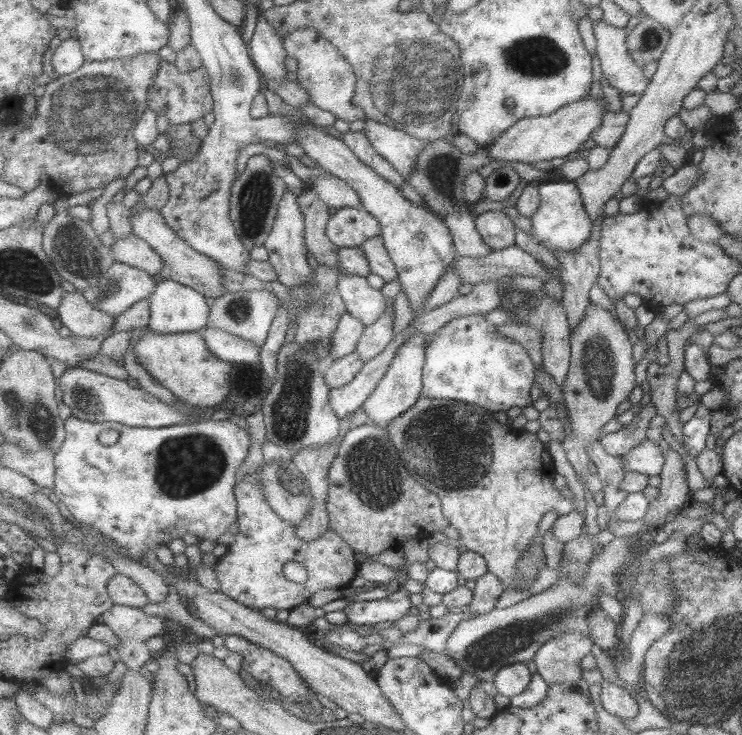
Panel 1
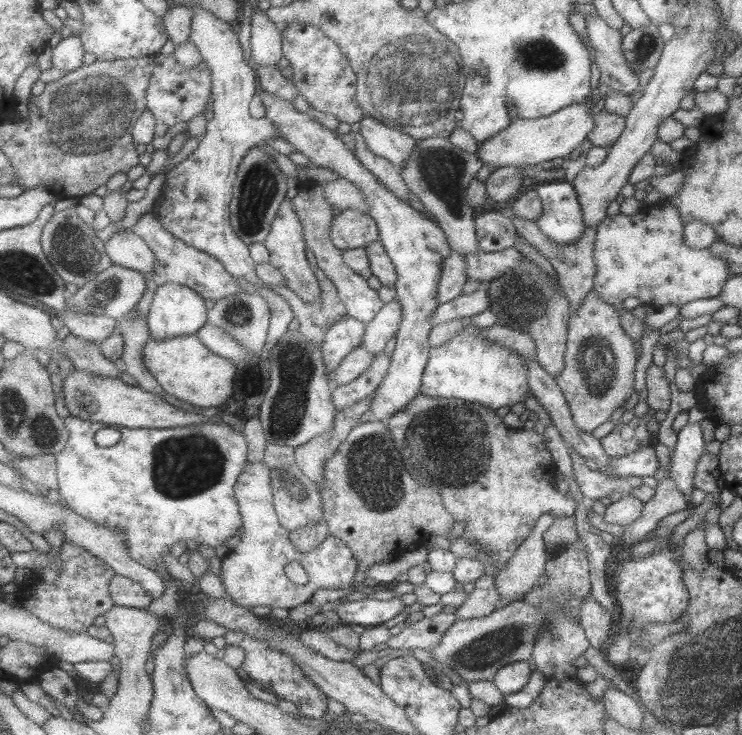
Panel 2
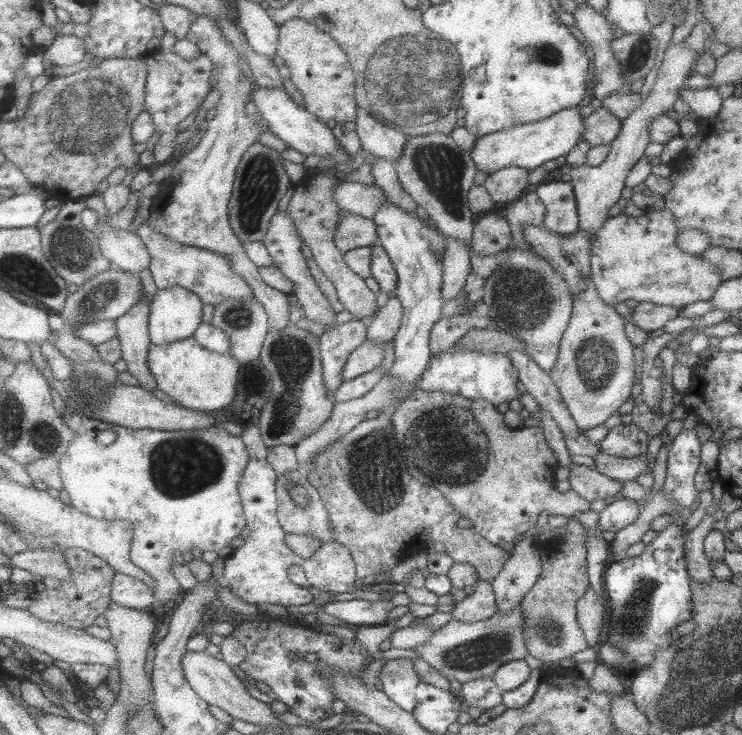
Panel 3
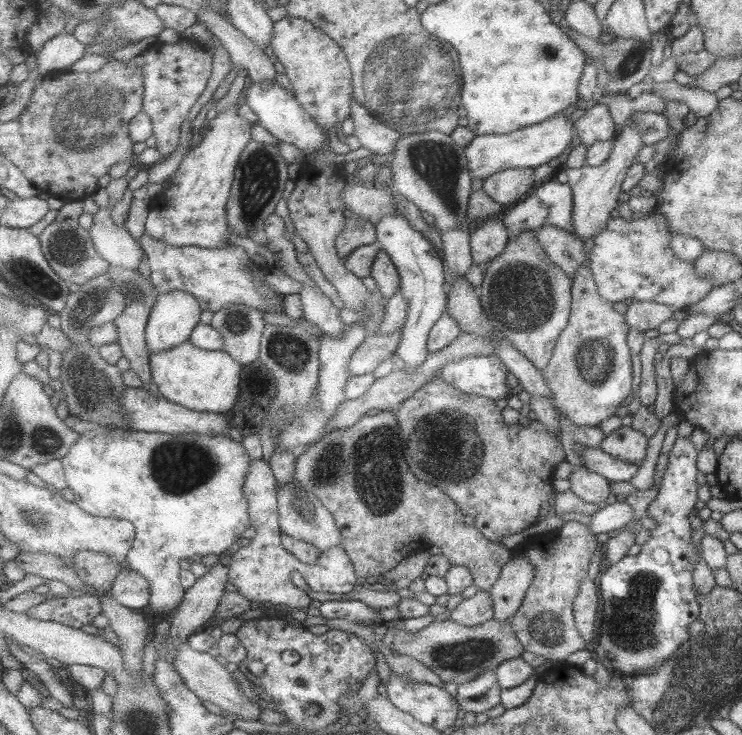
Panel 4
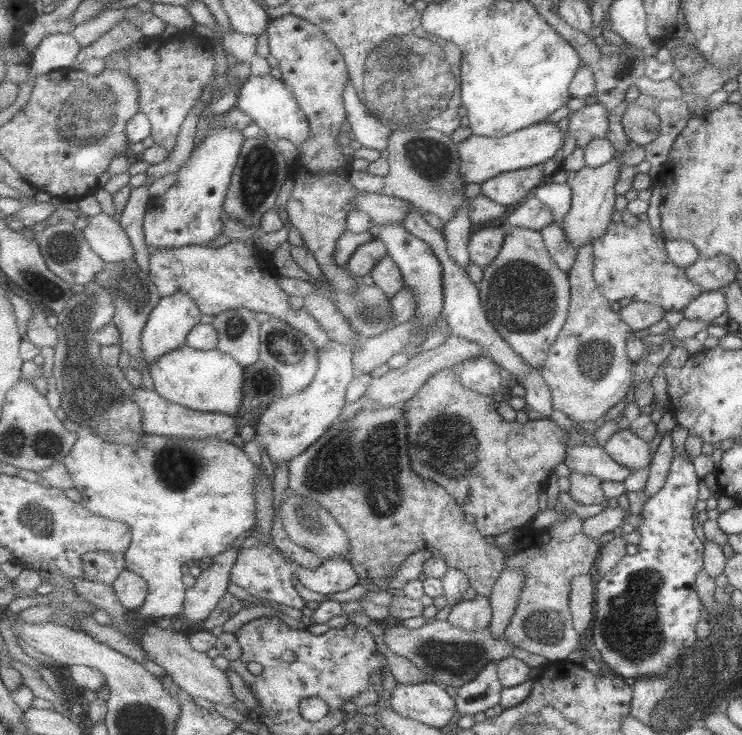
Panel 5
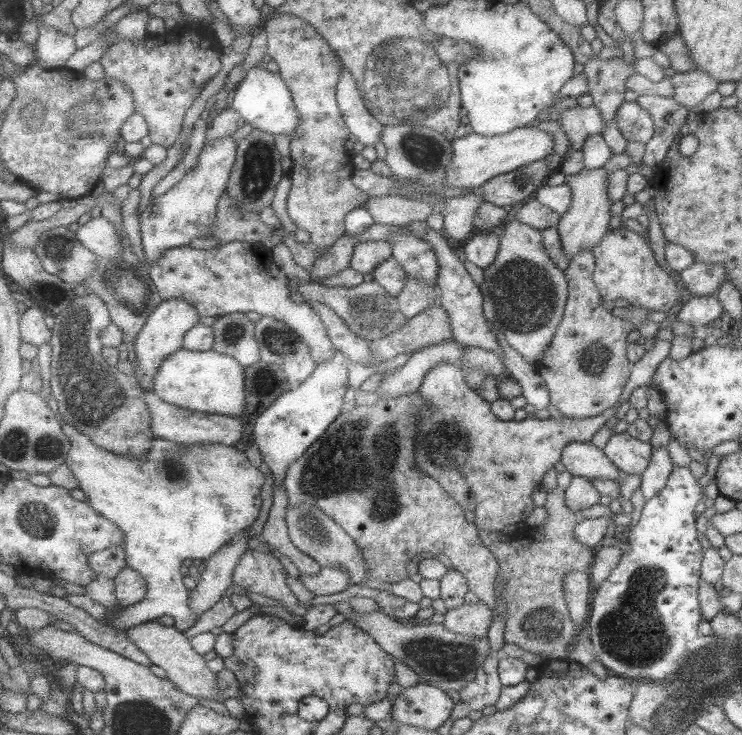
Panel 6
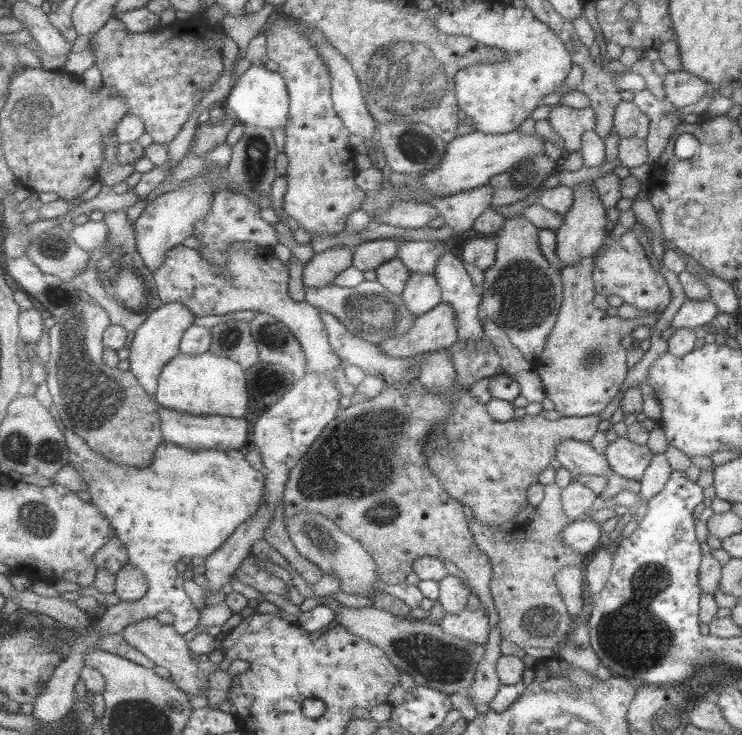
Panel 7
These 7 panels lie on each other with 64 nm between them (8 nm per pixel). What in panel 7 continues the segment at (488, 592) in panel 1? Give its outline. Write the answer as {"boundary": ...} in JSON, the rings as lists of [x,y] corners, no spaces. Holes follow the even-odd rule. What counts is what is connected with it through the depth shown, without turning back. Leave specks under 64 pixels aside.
{"boundary":[[[482,606],[476,611],[465,608],[459,614],[445,613],[439,625],[443,632],[471,644],[484,645],[488,641],[490,627],[487,625],[487,614],[483,613]]]}

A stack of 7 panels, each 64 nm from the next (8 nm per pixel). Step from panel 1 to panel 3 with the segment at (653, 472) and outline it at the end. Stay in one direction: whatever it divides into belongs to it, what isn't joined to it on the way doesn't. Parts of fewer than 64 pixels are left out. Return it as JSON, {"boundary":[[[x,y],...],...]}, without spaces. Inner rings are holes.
{"boundary":[[[599,451],[592,456],[597,472],[606,475],[607,478],[615,481],[634,480],[645,469],[651,469],[646,466],[646,454],[636,456],[635,458],[623,458],[615,455],[606,455]]]}

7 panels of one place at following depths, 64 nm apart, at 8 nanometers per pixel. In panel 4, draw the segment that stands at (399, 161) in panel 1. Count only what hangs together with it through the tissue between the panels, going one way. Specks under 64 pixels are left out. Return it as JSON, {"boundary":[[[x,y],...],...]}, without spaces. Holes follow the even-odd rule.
{"boundary":[[[353,96],[352,108],[351,119],[355,124],[353,134],[359,139],[361,145],[375,154],[391,157],[401,135],[398,129],[375,117],[374,113],[362,105],[356,96]]]}

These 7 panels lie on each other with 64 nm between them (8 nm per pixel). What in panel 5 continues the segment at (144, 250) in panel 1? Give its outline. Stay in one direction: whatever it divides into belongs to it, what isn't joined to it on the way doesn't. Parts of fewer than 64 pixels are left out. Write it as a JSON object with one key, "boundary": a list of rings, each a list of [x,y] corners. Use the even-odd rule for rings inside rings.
{"boundary":[[[102,212],[94,217],[90,217],[89,224],[83,229],[83,233],[87,236],[91,249],[100,254],[103,261],[107,264],[121,264],[127,262],[127,260],[135,260],[135,249],[131,245],[129,235],[121,227],[121,223],[113,217],[109,217],[109,215]]]}

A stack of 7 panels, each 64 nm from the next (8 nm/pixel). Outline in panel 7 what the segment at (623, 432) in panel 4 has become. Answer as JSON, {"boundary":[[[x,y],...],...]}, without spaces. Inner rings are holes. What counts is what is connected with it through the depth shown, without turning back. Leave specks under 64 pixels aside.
{"boundary":[[[626,436],[617,438],[606,446],[604,459],[611,472],[632,481],[641,481],[644,470],[654,455],[645,444],[633,444]]]}

